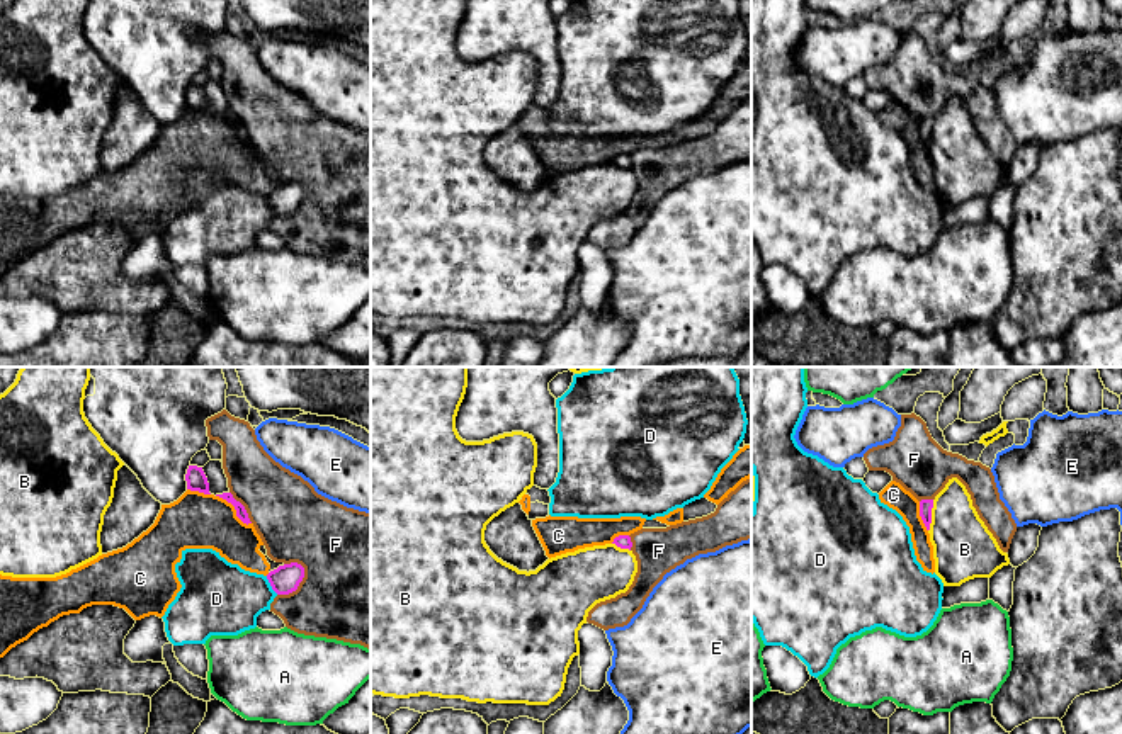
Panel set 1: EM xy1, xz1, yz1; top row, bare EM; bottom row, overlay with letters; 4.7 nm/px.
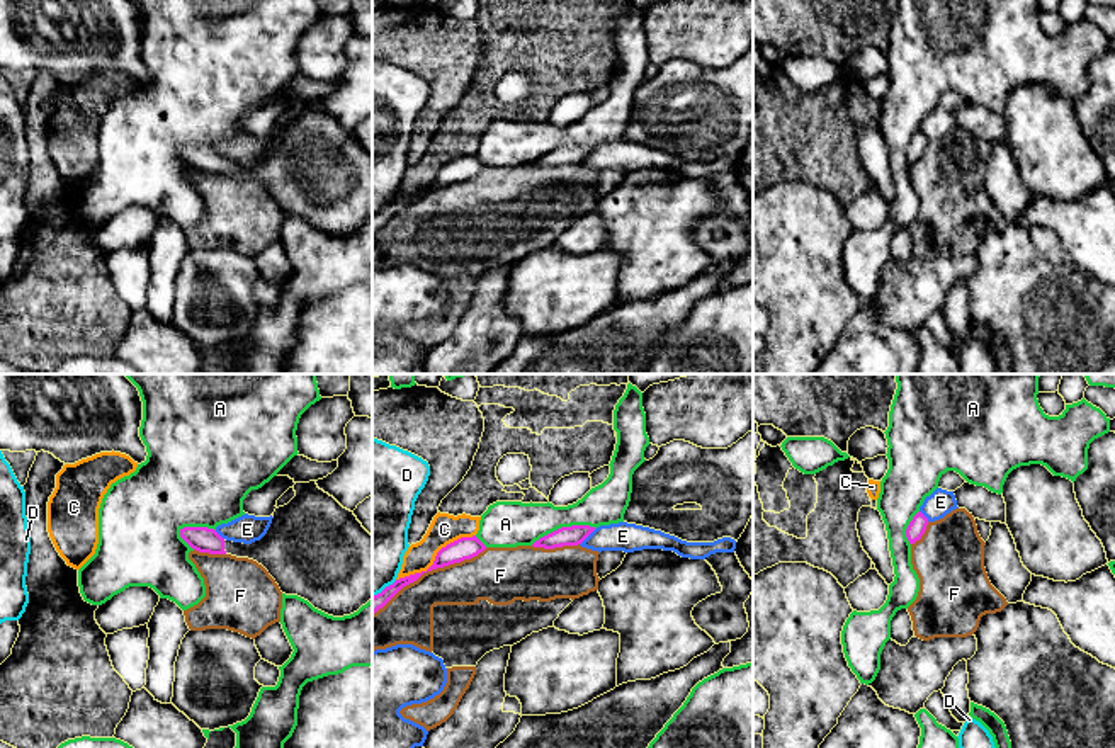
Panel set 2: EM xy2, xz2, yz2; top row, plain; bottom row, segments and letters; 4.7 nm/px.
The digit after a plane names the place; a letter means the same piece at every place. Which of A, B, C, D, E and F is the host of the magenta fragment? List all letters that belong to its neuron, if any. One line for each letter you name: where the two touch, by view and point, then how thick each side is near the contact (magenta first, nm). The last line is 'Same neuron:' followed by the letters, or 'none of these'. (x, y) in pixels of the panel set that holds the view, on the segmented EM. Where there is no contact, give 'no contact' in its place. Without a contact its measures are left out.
Same neuron: none of these

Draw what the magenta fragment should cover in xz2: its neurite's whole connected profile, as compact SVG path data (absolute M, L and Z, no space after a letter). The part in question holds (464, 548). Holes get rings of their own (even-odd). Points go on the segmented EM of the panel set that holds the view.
M476 536L461 537L442 547L435 556L433 564L427 571L461 563L464 559L471 559L483 552L484 549L486 546Z

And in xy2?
M316 481L296 483L294 491L296 496L287 505L275 508L260 541L226 541L207 527L184 527L180 537L199 552L253 559L269 571L282 593L297 595L333 617L350 615L372 598L372 536L354 512L320 490Z

